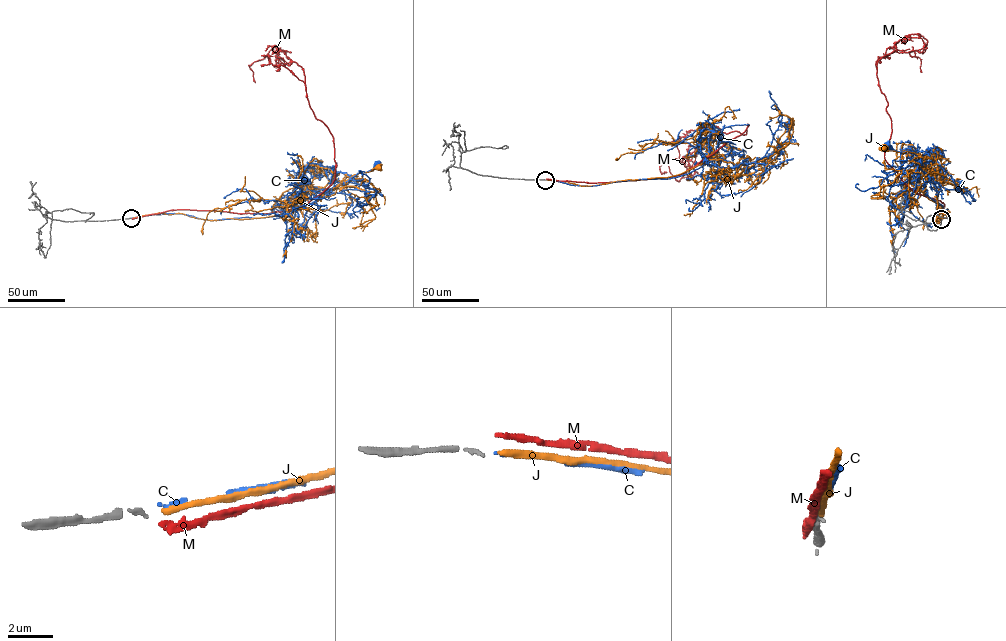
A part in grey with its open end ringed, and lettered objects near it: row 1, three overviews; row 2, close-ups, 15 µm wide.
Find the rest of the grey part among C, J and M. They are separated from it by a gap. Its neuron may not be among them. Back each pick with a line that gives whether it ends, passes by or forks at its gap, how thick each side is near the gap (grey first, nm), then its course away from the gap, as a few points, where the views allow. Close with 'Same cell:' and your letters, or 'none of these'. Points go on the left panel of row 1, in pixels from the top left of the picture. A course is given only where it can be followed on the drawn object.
C: It ends there. Thickness 120 nm (grey) against 100 nm. Its course: (132, 217), (180, 213), (217, 220), (279, 215), (303, 208), (321, 193), (371, 170), (377, 163)
Same cell: C

